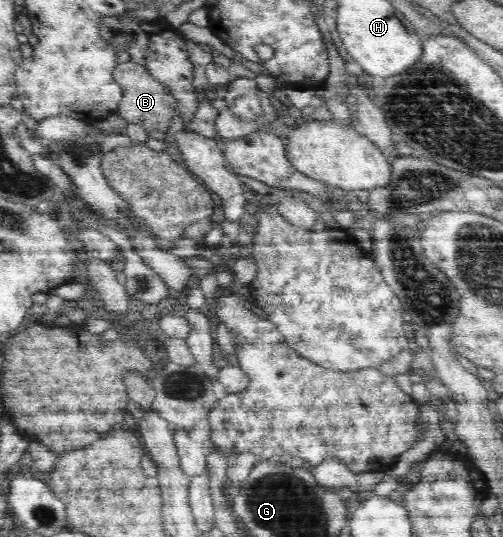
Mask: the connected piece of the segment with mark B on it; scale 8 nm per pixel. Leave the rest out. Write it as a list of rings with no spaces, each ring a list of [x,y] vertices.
[[[132,60],[119,63],[113,70],[113,78],[123,89],[123,100],[121,100],[119,108],[117,108],[117,113],[125,118],[128,123],[139,124],[147,133],[153,132],[153,130],[165,132],[165,126],[168,124],[170,116],[174,113],[172,108],[176,104],[174,104],[172,96],[168,94],[168,90],[162,88],[157,80],[149,76],[145,66],[138,65]]]

